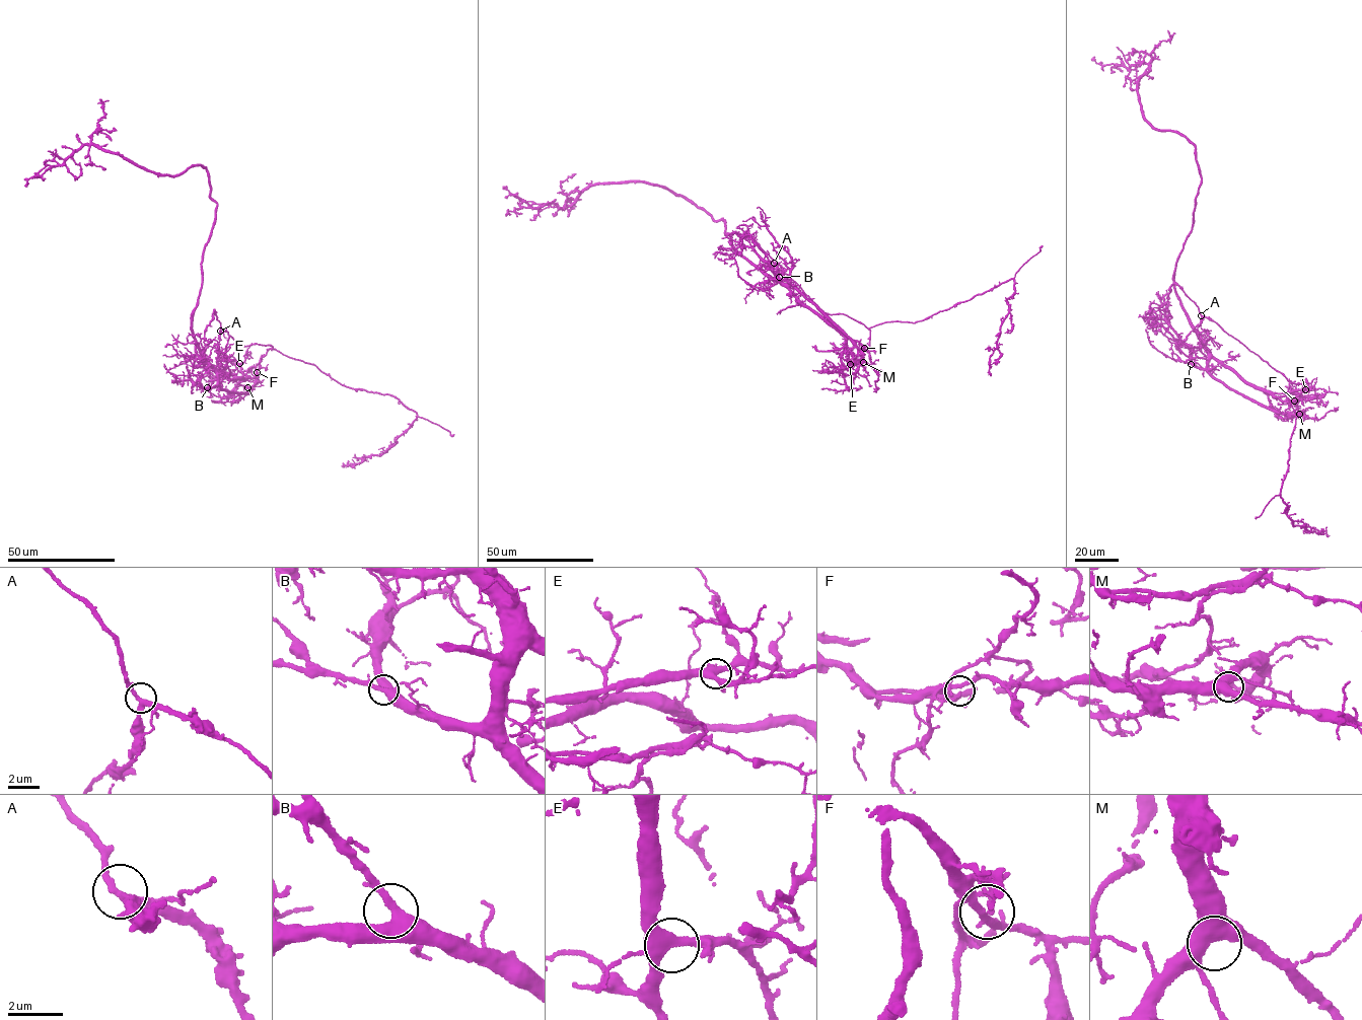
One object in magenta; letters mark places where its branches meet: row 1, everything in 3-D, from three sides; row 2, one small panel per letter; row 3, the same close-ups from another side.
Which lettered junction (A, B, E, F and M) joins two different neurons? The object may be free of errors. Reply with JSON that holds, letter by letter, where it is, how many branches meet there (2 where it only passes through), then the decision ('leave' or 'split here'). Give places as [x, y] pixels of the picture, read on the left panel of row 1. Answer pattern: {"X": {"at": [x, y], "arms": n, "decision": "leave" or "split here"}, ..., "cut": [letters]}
{"A": {"at": [220, 331], "arms": 3, "decision": "leave"}, "B": {"at": [207, 387], "arms": 5, "decision": "leave"}, "E": {"at": [239, 363], "arms": 4, "decision": "leave"}, "F": {"at": [257, 372], "arms": 5, "decision": "split here"}, "M": {"at": [247, 387], "arms": 4, "decision": "leave"}, "cut": ["F"]}

